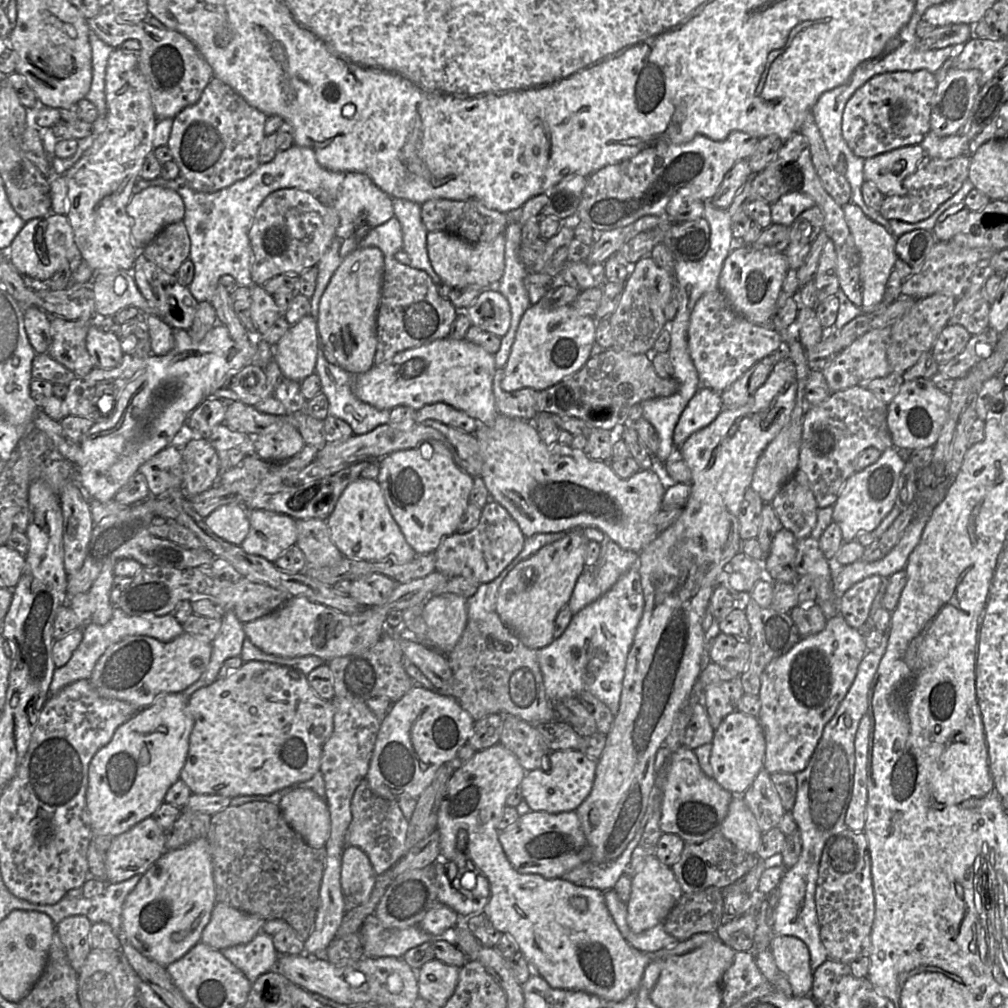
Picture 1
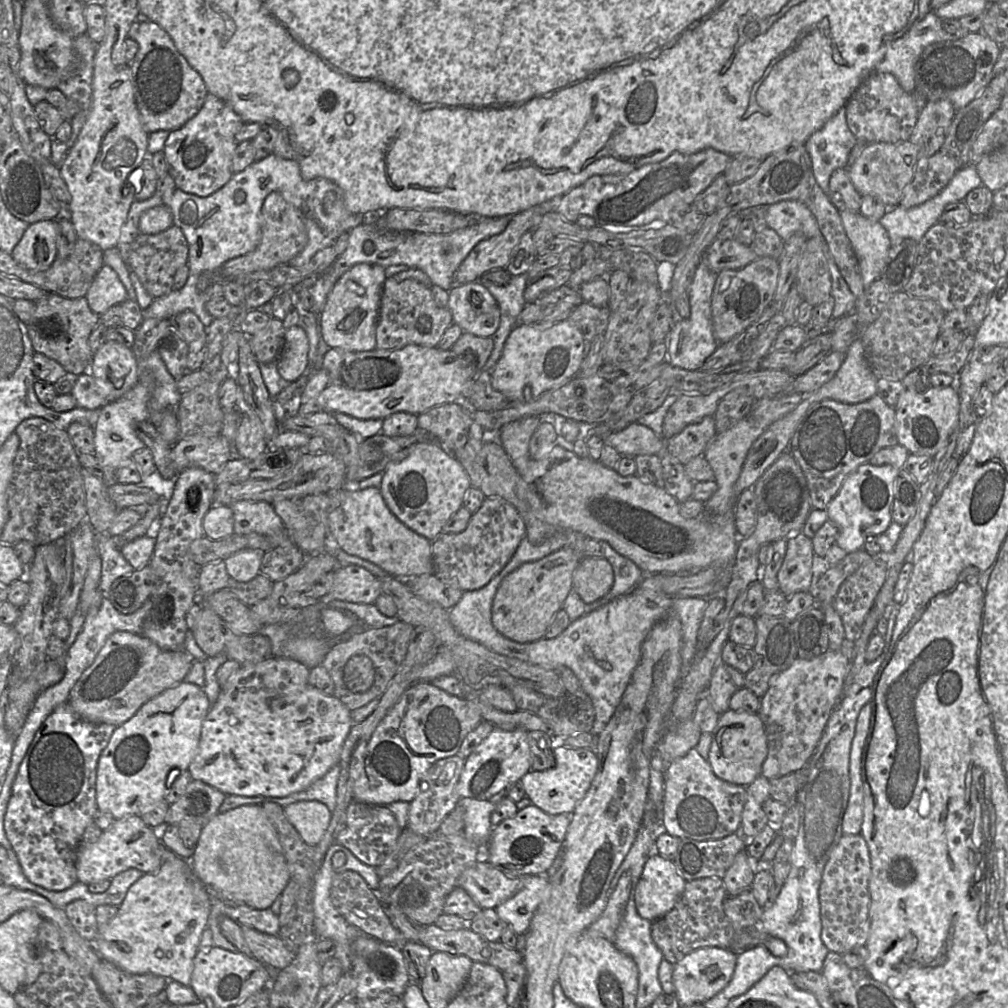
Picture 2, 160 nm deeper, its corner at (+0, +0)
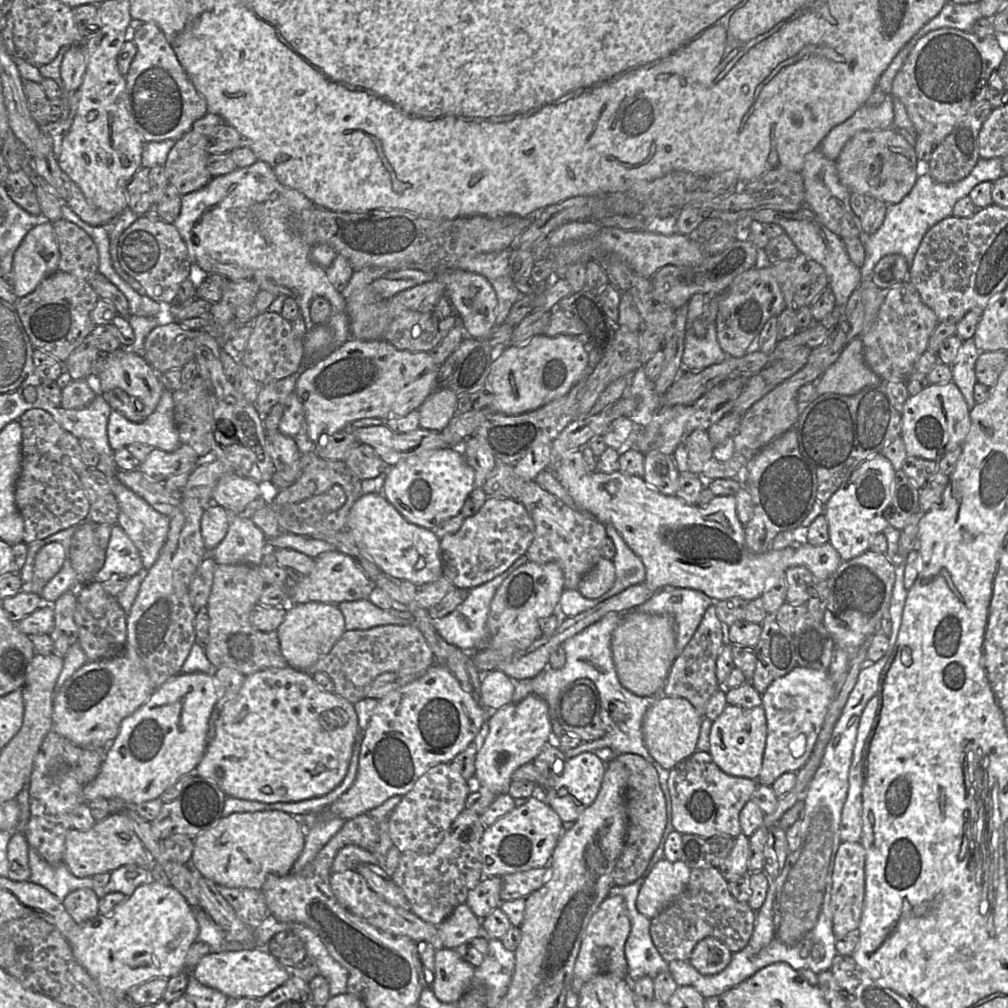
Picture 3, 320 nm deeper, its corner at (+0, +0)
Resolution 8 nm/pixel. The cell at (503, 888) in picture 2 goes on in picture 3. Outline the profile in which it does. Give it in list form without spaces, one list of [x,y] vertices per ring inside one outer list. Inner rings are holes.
[[[549,863],[545,867],[504,875],[500,892],[501,901],[526,899],[549,879]]]

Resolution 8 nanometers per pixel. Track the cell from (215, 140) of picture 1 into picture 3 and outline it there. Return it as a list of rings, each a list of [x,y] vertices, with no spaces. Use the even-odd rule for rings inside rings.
[[[210,112],[206,113],[193,124],[186,134],[175,141],[174,146],[169,151],[164,165],[166,176],[168,183],[174,186],[181,196],[203,188],[213,178],[207,168],[209,154],[206,146],[209,137],[221,123],[225,122],[219,115]]]

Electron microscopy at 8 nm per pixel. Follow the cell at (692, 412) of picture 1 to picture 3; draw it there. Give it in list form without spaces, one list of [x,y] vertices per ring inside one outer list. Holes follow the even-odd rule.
[[[694,430],[672,454],[678,471],[700,475],[705,464],[713,459],[714,447],[707,430]]]

